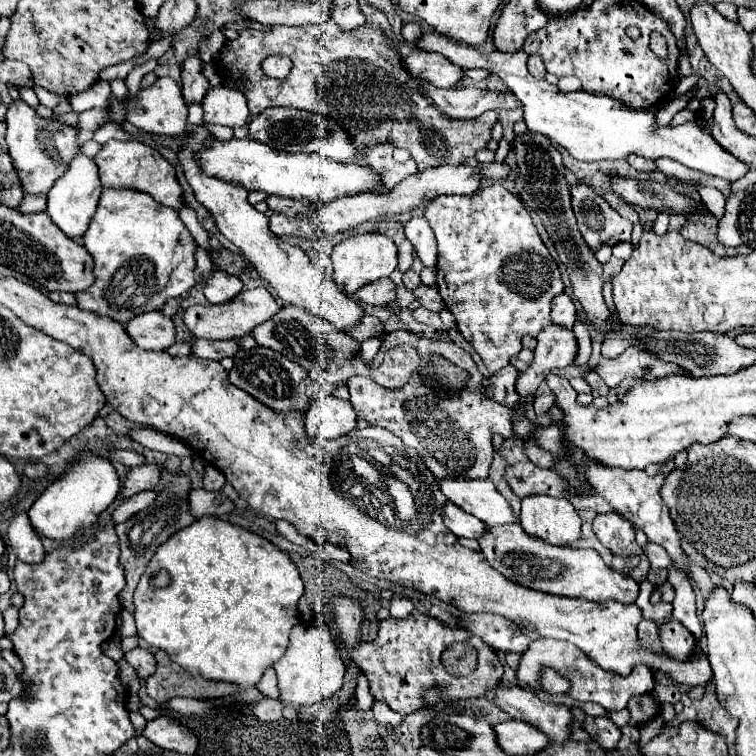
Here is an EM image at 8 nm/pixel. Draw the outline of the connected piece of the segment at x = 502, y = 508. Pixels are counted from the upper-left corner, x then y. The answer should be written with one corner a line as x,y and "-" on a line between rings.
438,479
440,491
448,497
448,501
456,503
466,513
474,515
486,525
504,525
504,523
520,523
520,519
512,513
510,503
496,491
490,479

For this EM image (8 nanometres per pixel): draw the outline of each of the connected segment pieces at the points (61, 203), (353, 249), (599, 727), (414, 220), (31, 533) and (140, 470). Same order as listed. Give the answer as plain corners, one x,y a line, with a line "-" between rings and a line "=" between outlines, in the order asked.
76,155
72,159
72,163
68,165
66,173
62,177
58,177
58,181
54,183
54,187
48,193
48,209
46,213
50,215
50,219
72,239
80,239
80,235
88,229
88,223
96,211
98,205
98,197
100,197
102,185
98,181
98,167
94,163
94,159
86,157
86,155
=
362,233
362,235
352,235
338,245
334,245
330,253
332,265
334,265
334,281
342,287
346,295
354,295
362,285
376,281
380,277
390,277
390,273
398,265
398,249
390,237
380,235
380,233
=
586,717
582,729
606,751
612,751
620,739
620,729
608,717
=
410,217
404,223
404,233
408,241
414,245
418,259
426,267
436,267
436,241
428,221
424,217
=
18,511
12,517
8,525
8,539
10,539
10,547
14,549
20,561
40,563
44,559
44,547
40,535
34,531
26,511
=
150,463
150,465
144,465
144,467
134,467
134,469
128,471
118,497
132,497
138,491
154,489
158,485
160,477
162,477
162,473
160,473
156,463

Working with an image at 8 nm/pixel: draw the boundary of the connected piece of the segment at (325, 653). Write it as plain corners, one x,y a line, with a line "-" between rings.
296,625
290,633
288,649
274,663
274,669
278,673
280,699
296,705
314,705
322,699
328,699
342,687
344,677
344,663
338,651
338,643
326,625

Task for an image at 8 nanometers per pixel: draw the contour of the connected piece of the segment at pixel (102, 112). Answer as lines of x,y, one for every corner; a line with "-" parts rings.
88,109
88,111
82,111
80,115
78,115
78,145
82,145
82,143
86,143
86,141
90,141
92,139
92,135
94,135
94,131
100,127
100,125
104,125
104,123
108,123
108,115
106,115
106,109

